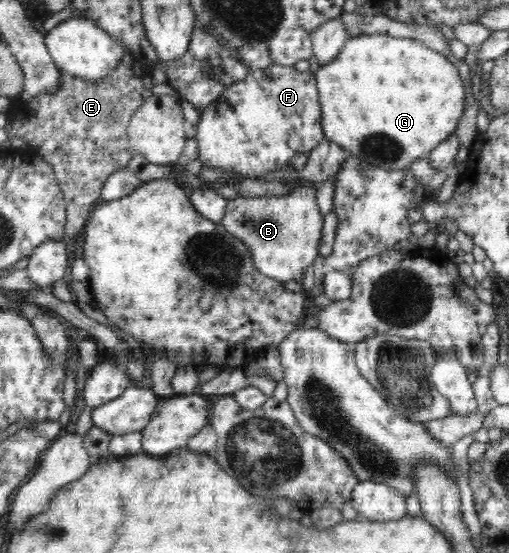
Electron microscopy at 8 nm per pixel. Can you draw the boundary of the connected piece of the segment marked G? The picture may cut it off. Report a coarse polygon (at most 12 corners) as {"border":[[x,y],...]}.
{"border":[[349,37],[315,80],[323,137],[408,168],[465,88],[415,39]]}

